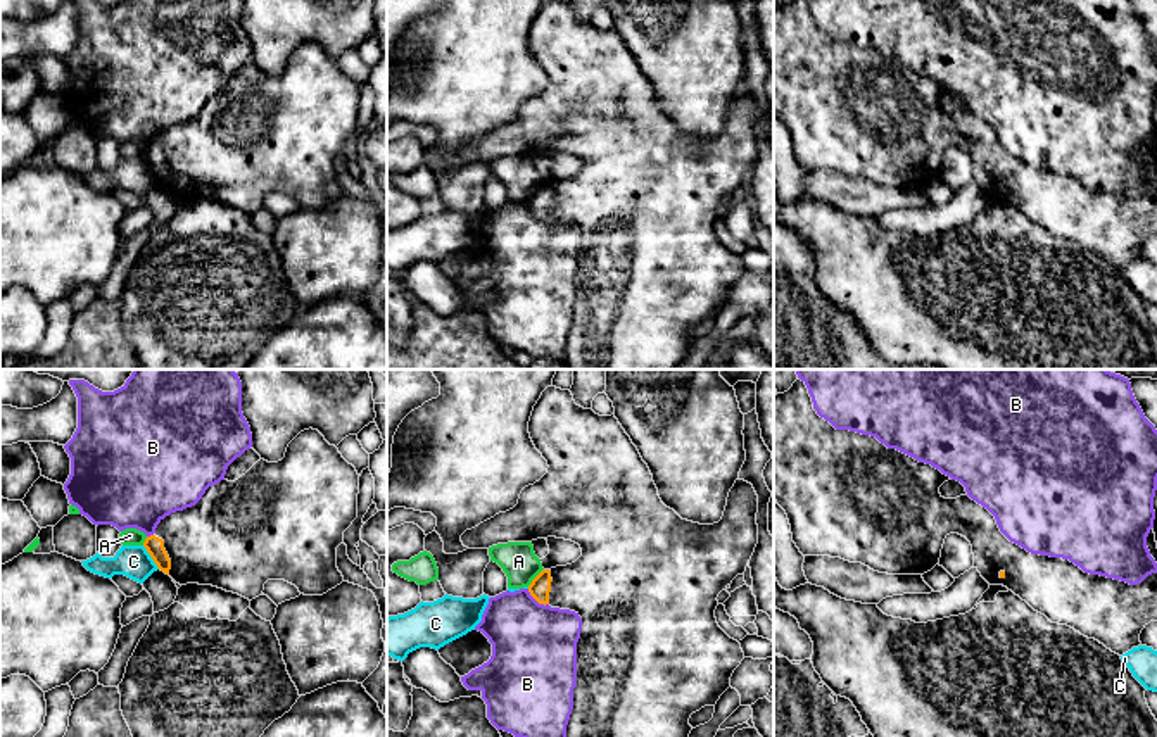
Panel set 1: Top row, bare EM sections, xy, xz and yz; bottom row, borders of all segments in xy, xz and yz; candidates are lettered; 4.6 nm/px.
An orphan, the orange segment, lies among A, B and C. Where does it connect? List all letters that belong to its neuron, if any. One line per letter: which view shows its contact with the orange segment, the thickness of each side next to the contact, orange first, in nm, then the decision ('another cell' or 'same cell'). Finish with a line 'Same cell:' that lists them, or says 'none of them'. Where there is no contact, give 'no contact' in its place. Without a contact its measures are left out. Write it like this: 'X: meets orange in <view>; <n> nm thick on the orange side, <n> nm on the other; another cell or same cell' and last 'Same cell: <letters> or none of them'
A: meets orange in xz; 100 nm thick on the orange side, 170 nm on the other; another cell
B: meets orange in xz; 100 nm thick on the orange side, 400 nm on the other; another cell
C: meets orange in xy; 90 nm thick on the orange side, 160 nm on the other; another cell
Same cell: none of them

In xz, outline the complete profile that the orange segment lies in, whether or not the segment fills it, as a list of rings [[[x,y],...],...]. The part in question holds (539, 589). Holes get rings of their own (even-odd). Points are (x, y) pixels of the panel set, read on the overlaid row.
[[[553,385],[542,392],[541,399],[534,406],[528,421],[528,433],[535,449],[547,461],[547,473],[534,485],[528,485],[522,490],[518,504],[513,509],[499,513],[478,526],[466,530],[461,535],[463,545],[468,549],[489,549],[497,544],[532,542],[547,537],[572,540],[580,545],[582,556],[575,563],[542,570],[528,585],[530,595],[539,604],[570,609],[582,618],[580,639],[577,642],[577,685],[573,689],[573,709],[566,725],[566,737],[689,737],[692,730],[689,725],[691,715],[705,706],[717,704],[720,696],[730,687],[730,677],[734,670],[744,659],[741,644],[730,639],[718,627],[715,609],[718,606],[718,594],[725,590],[737,575],[744,575],[758,544],[758,495],[753,485],[739,478],[736,480],[729,492],[724,516],[718,523],[699,525],[682,520],[673,509],[661,502],[648,464],[642,461],[637,447],[632,444],[630,437],[625,433],[615,414],[599,416],[592,409],[584,409],[575,404],[570,390],[561,390]]]

